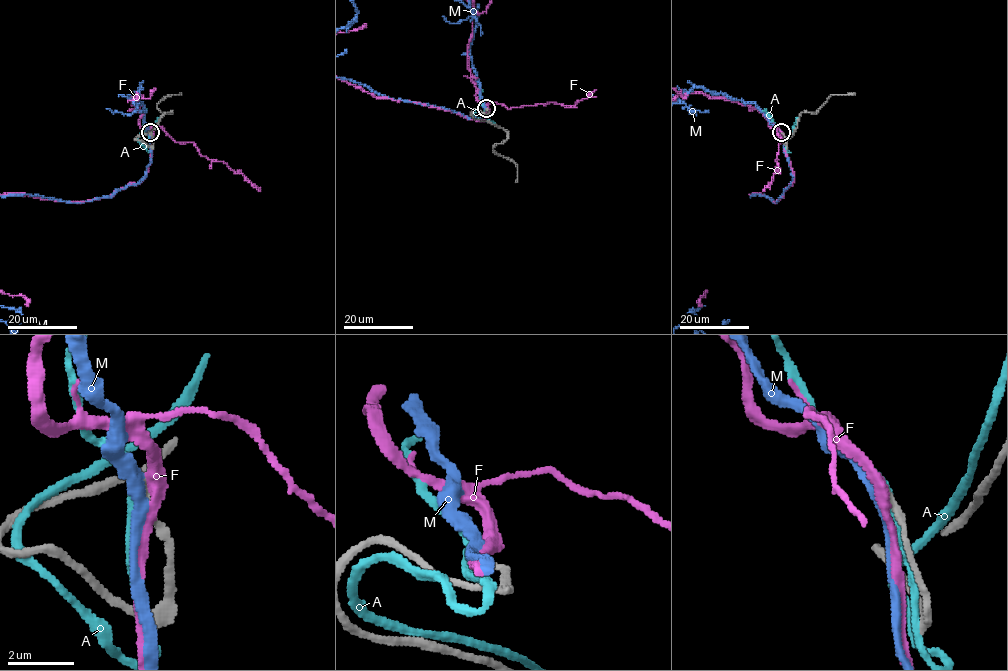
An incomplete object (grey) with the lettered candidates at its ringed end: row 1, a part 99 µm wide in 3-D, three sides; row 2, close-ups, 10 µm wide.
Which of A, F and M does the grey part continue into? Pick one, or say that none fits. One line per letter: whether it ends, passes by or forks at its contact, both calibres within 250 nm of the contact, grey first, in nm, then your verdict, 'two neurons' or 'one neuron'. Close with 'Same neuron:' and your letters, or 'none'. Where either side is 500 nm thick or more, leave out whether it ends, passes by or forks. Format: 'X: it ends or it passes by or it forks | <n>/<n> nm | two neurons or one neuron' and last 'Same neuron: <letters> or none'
A: it passes by | 190/220 nm | two neurons
F: it passes by | 240/320 nm | two neurons
M: it passes by | 200/300 nm | one neuron
Same neuron: M

